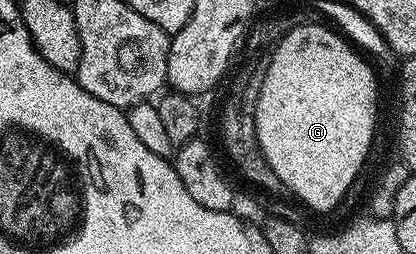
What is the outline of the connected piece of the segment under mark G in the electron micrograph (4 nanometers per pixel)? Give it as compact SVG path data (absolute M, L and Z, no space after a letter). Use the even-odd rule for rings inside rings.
M323 25L298 26L283 35L270 57L254 111L262 157L285 188L318 213L336 208L349 191L350 184L357 179L370 153L374 124L378 121L378 81L370 61L342 33L333 28L325 29Z

